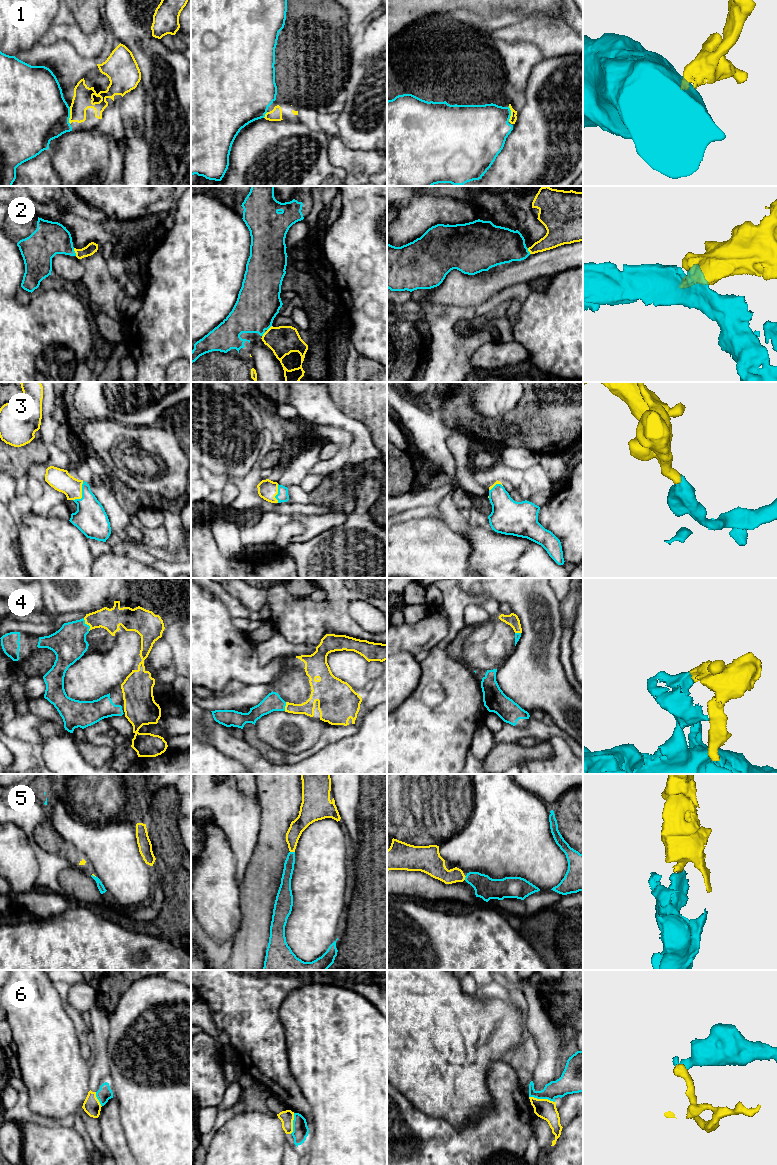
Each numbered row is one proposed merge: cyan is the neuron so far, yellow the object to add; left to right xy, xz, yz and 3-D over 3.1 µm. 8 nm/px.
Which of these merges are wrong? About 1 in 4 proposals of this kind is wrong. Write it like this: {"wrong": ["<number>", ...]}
{"wrong": ["6"]}

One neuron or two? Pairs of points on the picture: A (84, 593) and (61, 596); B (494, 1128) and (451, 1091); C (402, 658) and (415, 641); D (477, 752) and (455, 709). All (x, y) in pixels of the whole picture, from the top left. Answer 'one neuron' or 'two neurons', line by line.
A: one neuron
B: two neurons
C: two neurons
D: two neurons

